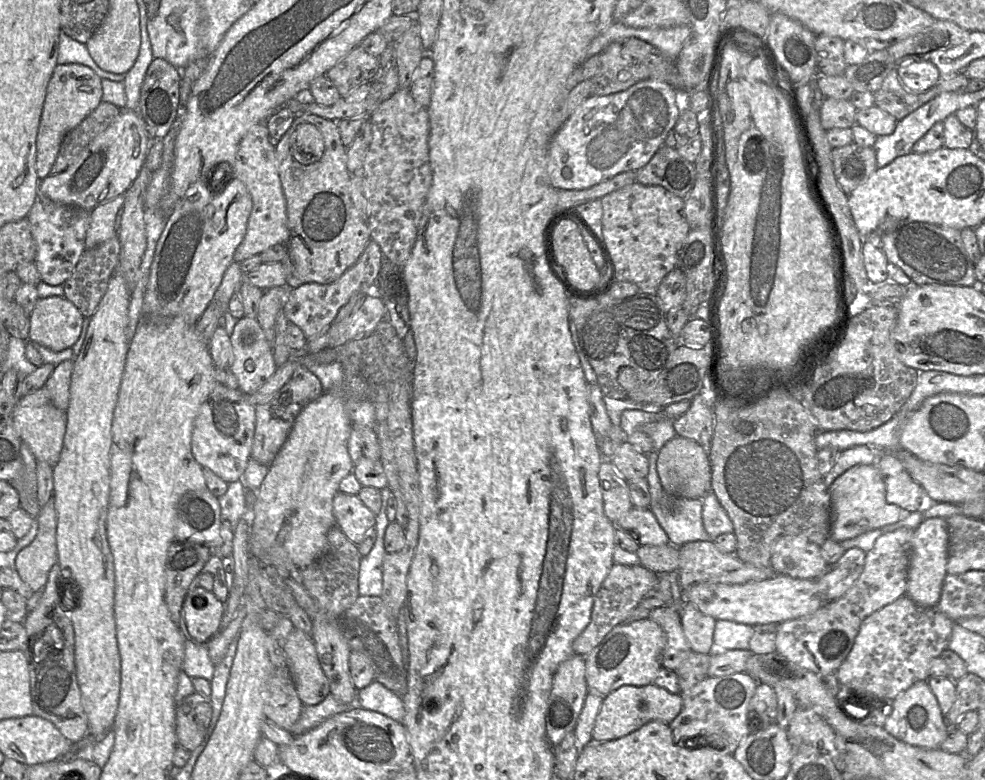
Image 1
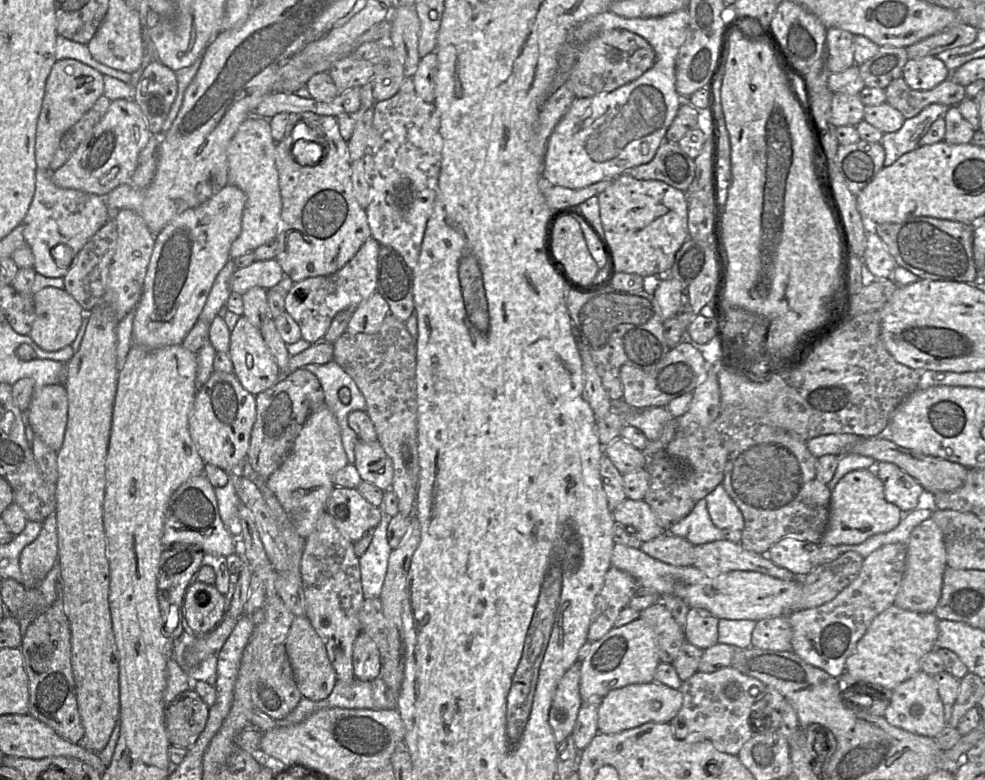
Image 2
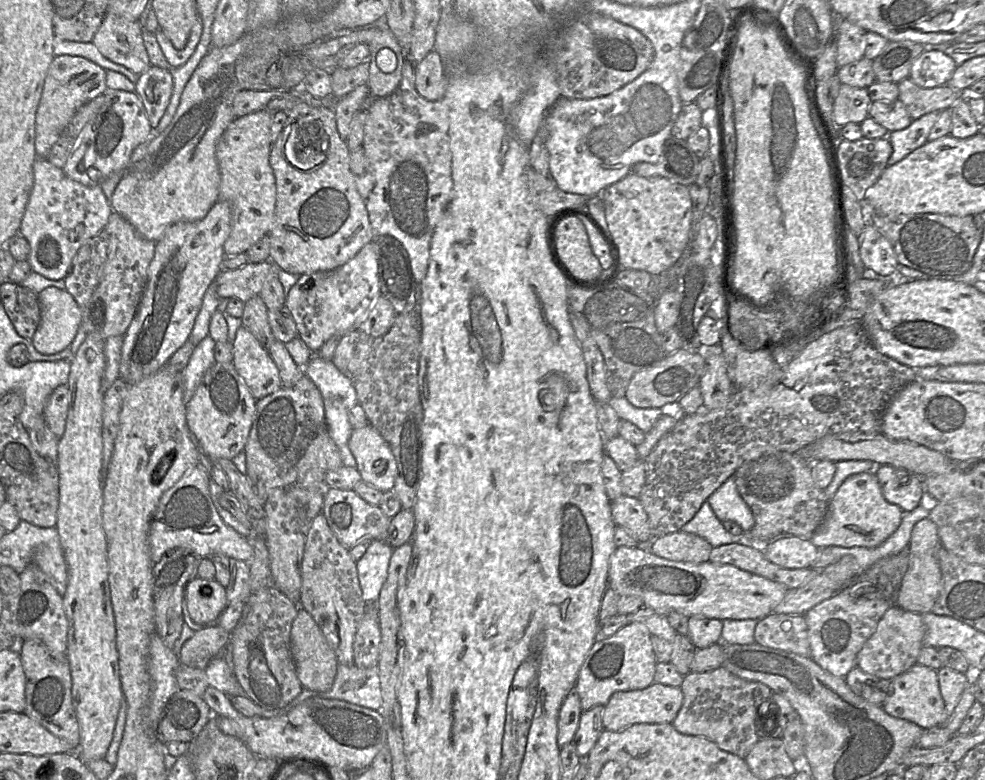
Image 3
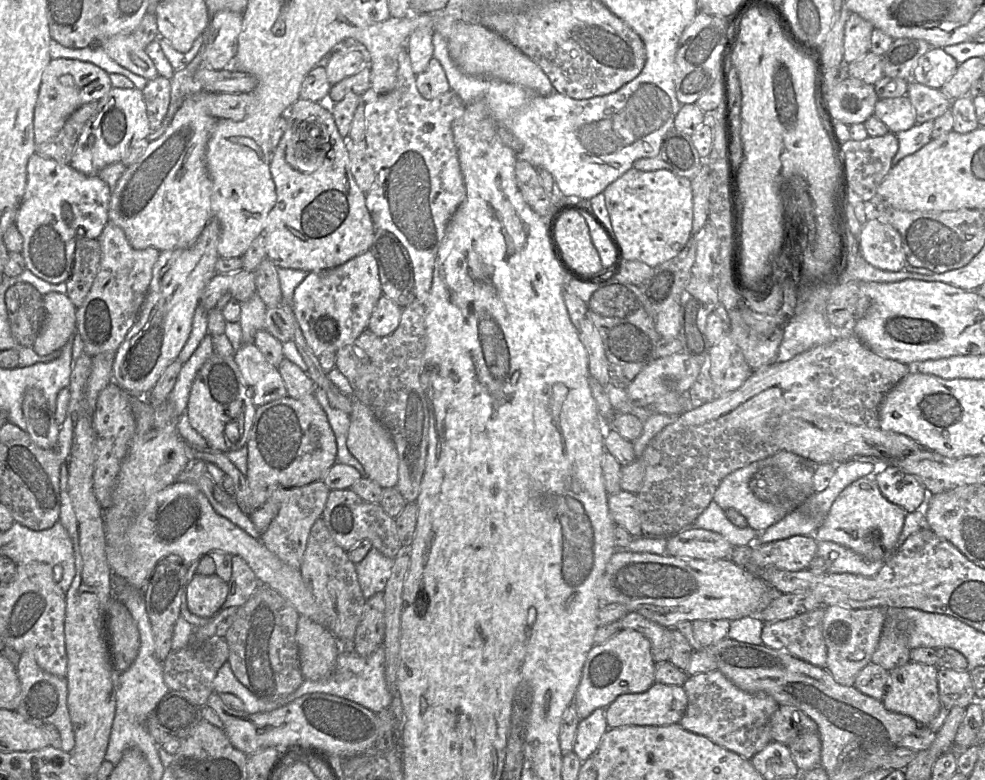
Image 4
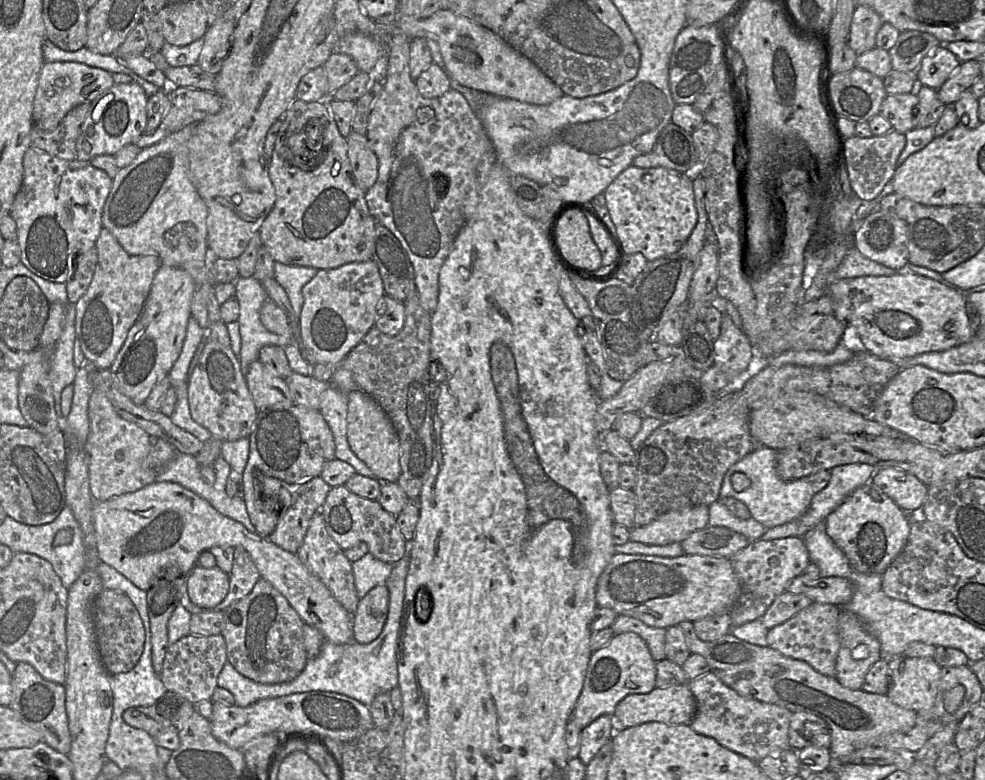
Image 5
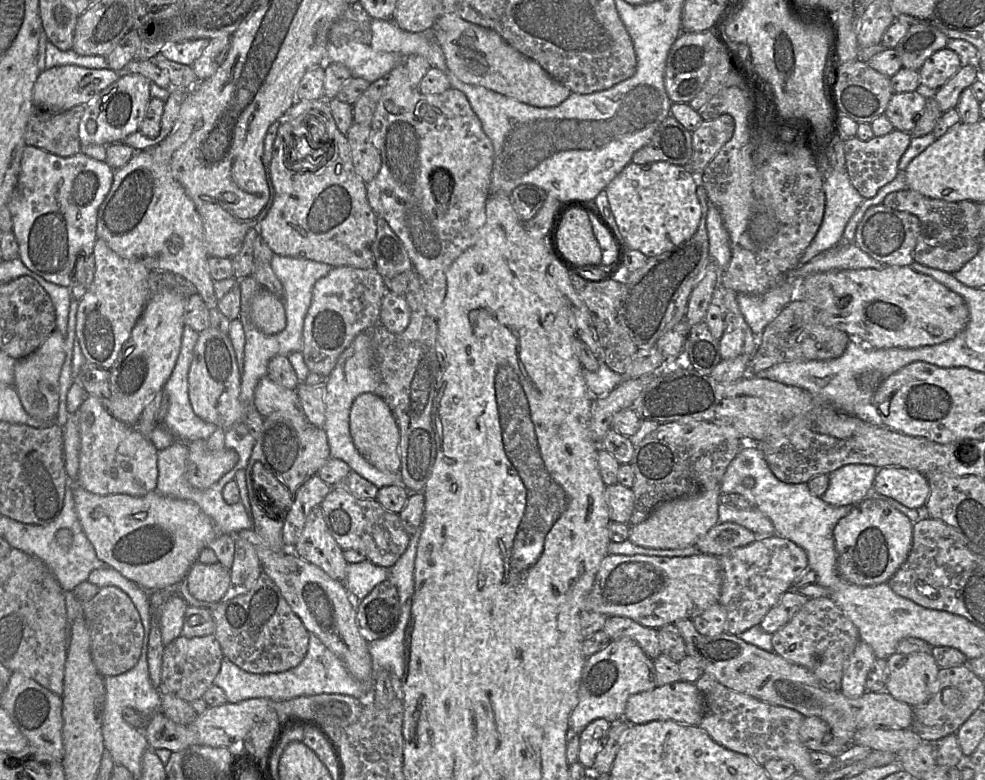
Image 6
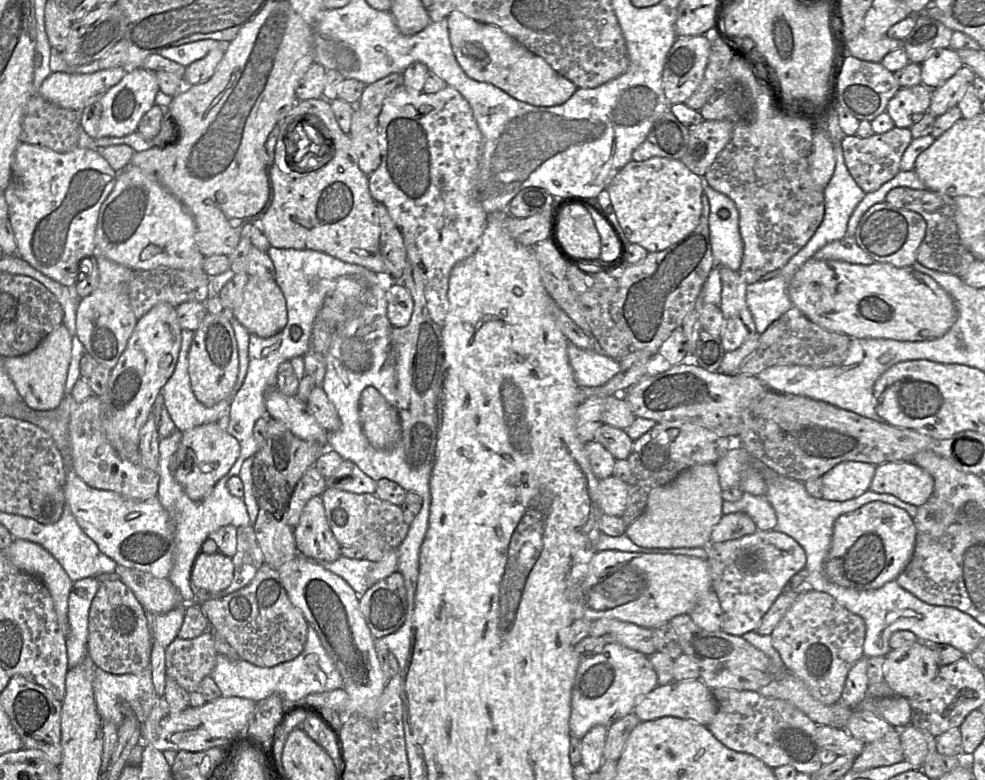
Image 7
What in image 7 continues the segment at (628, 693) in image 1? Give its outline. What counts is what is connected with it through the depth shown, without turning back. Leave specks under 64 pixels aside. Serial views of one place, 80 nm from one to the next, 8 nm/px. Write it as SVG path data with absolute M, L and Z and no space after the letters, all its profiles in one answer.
M701 679L672 681L666 685L657 685L651 692L642 696L633 709L633 713L642 722L671 716L691 720L706 727L716 712L717 703L713 691Z

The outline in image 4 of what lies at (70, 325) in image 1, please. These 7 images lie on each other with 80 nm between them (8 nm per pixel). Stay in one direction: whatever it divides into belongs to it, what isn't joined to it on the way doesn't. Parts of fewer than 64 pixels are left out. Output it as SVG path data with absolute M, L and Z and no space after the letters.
M49 292L43 296L44 323L31 346L41 356L61 349L76 328L77 307L66 294Z

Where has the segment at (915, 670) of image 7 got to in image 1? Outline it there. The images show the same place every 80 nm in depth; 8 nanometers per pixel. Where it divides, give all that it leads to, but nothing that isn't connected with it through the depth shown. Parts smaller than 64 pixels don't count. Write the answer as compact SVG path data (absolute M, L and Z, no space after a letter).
M918 681L901 692L888 708L883 728L896 739L921 748L937 749L946 738L948 723L945 721L935 695L927 681Z

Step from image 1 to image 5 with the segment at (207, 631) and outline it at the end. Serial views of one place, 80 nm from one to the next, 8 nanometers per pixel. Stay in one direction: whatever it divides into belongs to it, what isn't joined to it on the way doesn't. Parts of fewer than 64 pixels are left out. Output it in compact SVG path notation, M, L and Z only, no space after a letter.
M196 565L185 581L189 599L202 610L214 610L229 591L229 574L218 566L203 568Z

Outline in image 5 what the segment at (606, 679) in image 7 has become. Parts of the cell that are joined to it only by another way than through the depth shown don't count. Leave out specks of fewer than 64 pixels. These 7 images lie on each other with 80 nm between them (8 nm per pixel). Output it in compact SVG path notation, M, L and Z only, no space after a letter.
M615 634L606 646L592 652L571 719L583 729L601 715L613 717L617 704L624 697L649 693L656 687L656 663L646 642L638 634Z

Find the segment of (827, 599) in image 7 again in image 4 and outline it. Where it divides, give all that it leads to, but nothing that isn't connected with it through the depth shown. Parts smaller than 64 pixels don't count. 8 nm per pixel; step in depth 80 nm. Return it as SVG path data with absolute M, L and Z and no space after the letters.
M819 607L793 618L764 623L762 644L825 668L827 647L823 638L824 614L825 608Z

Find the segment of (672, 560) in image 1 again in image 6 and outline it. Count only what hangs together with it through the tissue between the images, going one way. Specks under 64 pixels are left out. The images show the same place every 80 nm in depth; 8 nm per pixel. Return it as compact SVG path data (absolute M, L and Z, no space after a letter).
M734 522L718 523L695 544L700 553L722 556L731 550L746 546L758 536L751 530Z

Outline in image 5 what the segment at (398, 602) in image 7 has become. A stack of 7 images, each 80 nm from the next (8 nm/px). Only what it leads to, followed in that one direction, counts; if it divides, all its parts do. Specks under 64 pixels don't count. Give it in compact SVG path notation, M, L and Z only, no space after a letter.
M385 585L372 588L352 616L354 642L369 644L381 634L388 617L389 589Z

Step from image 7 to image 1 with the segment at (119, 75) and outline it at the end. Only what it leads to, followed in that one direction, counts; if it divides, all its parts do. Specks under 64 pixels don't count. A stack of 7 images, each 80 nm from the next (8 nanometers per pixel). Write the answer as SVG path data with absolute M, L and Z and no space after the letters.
M57 64L49 80L36 139L36 171L40 180L51 174L66 134L82 122L102 101L101 78L89 67Z

